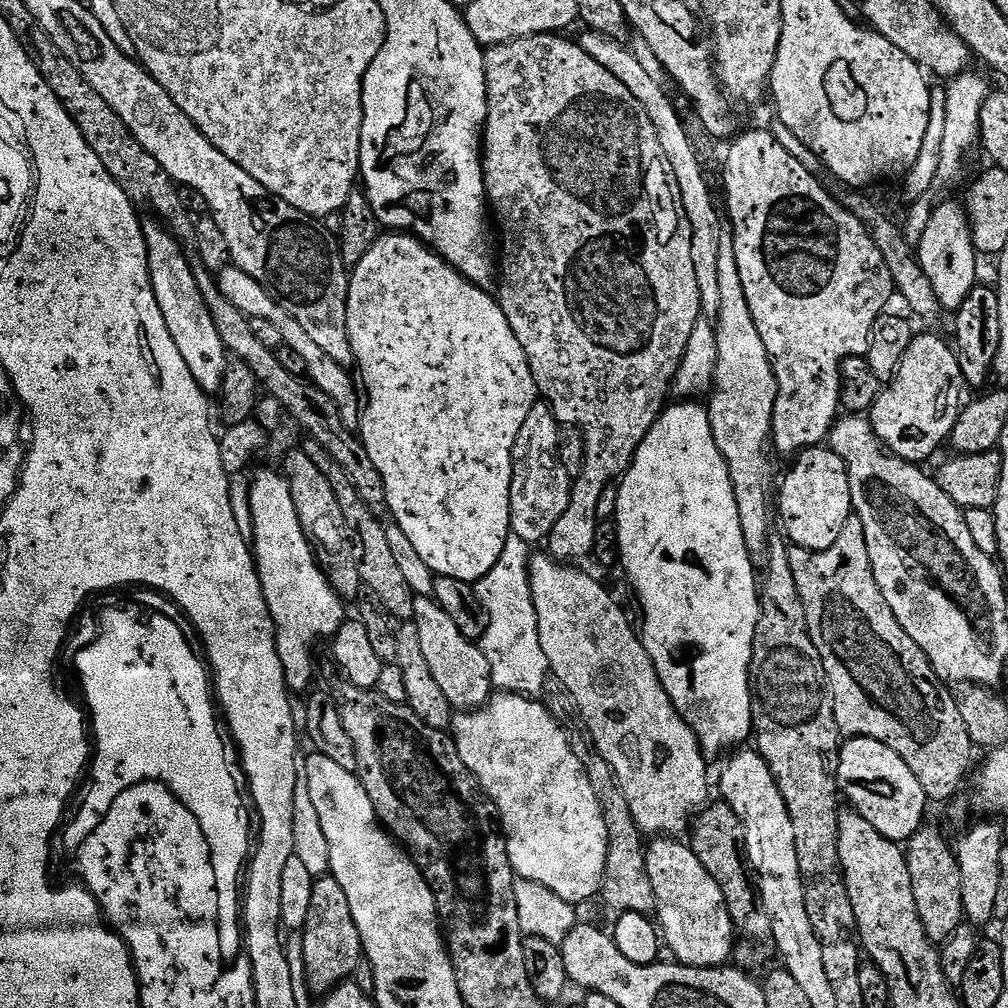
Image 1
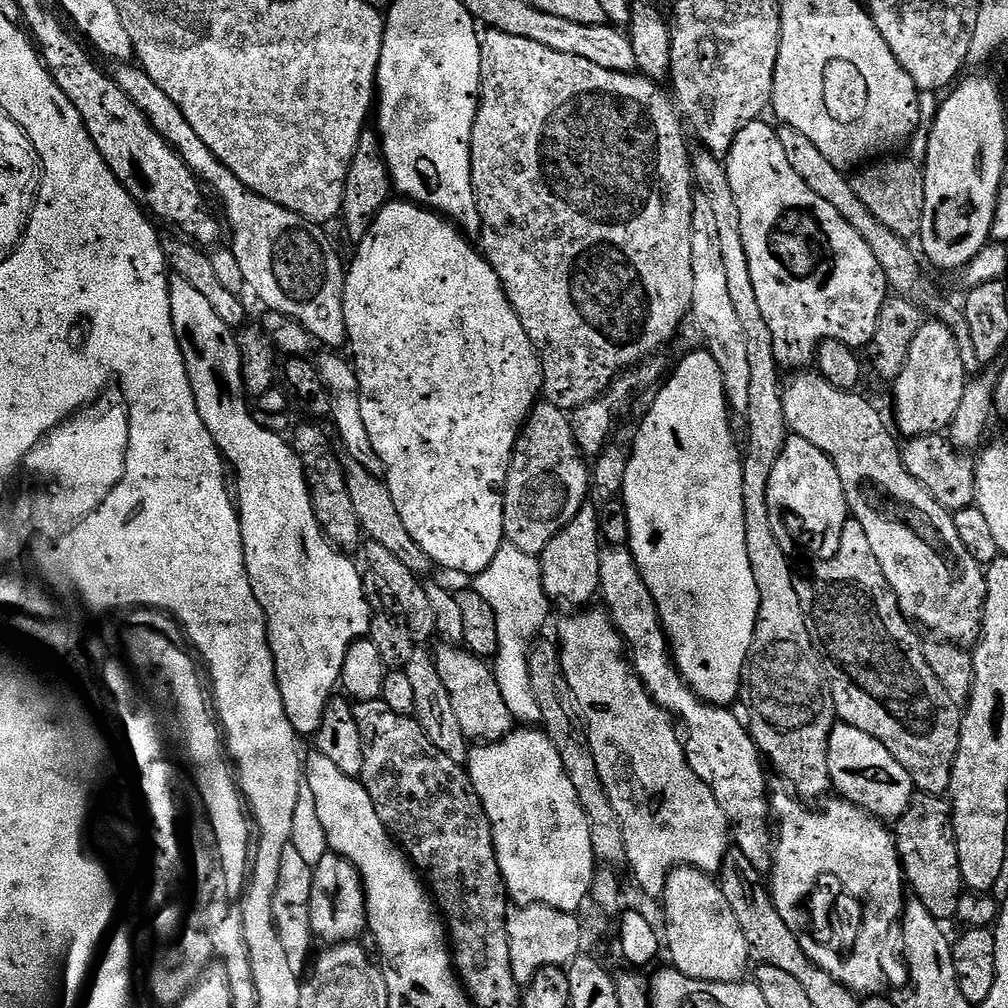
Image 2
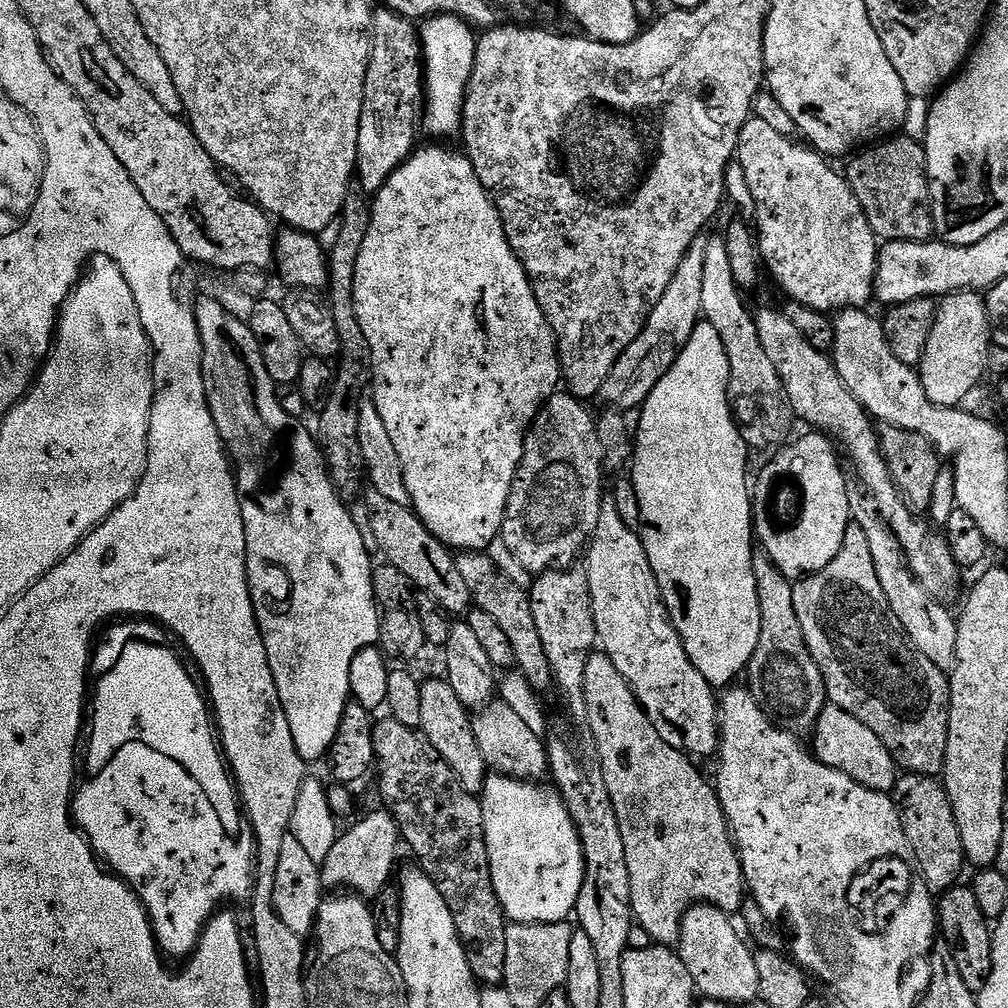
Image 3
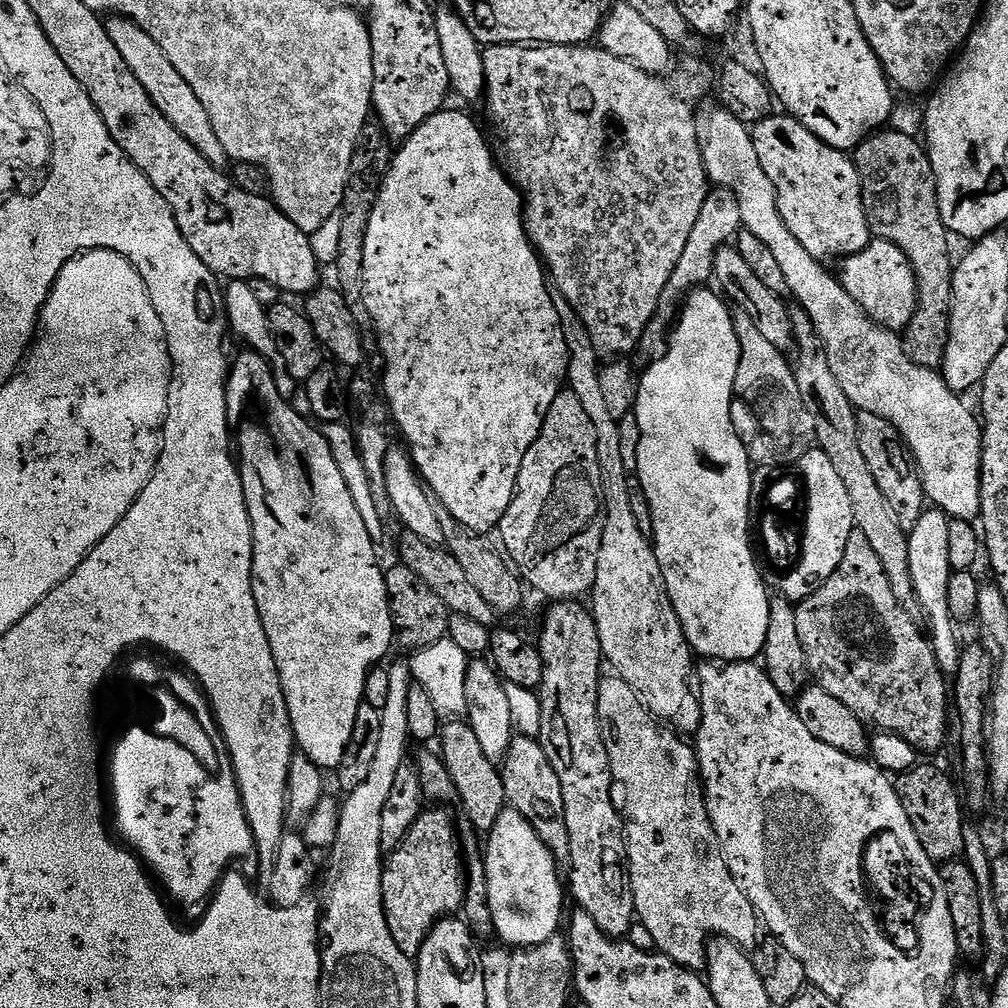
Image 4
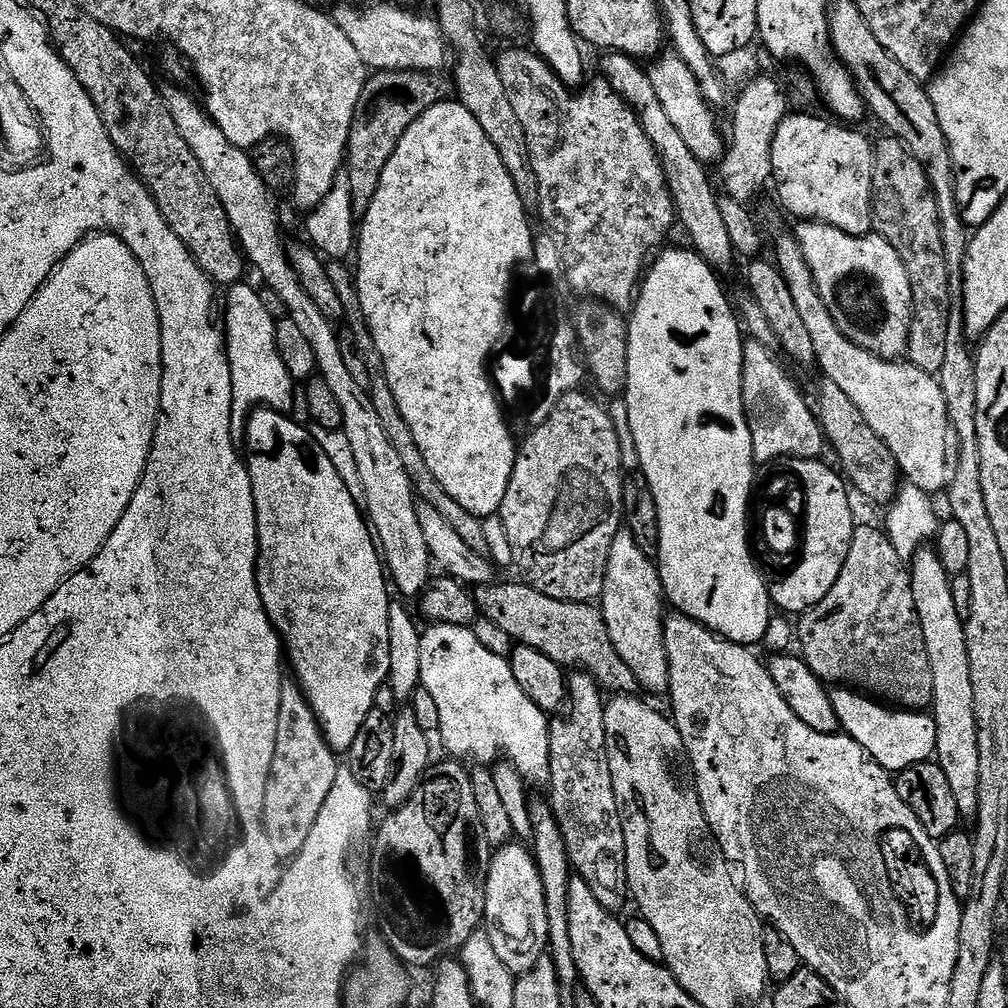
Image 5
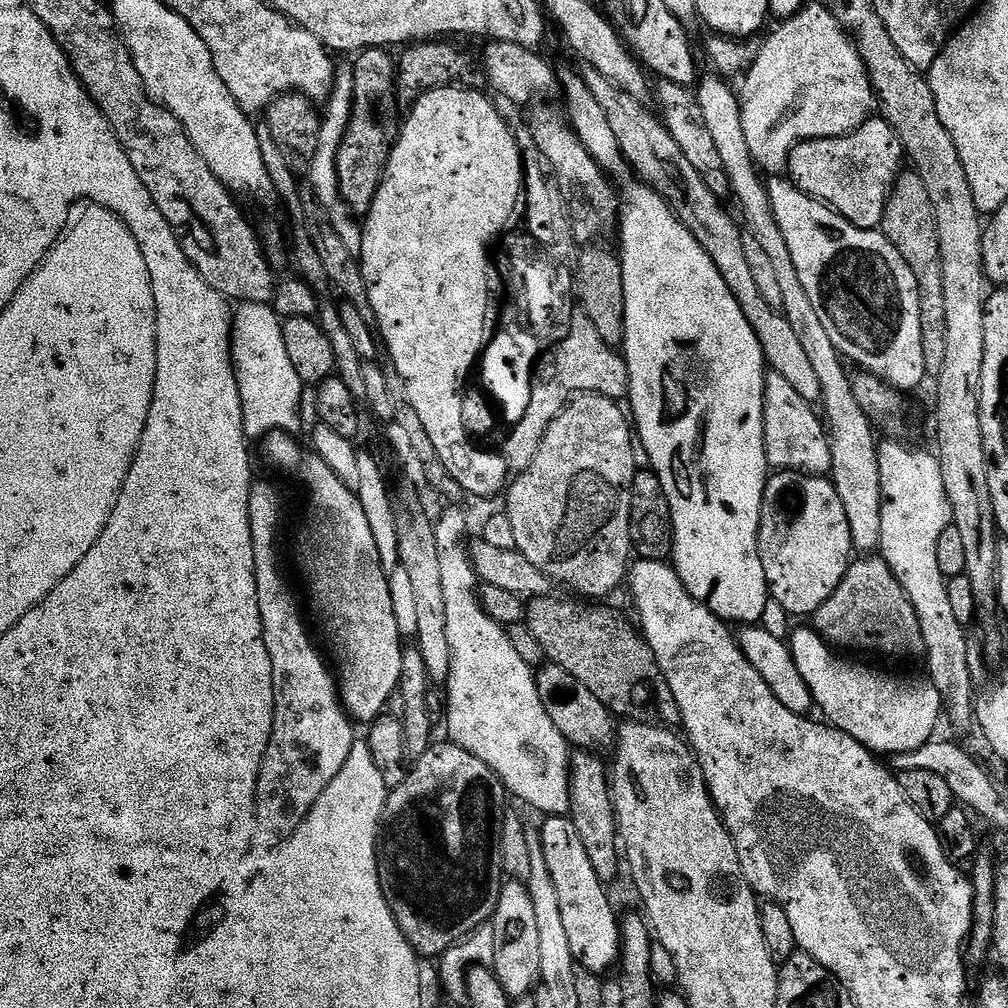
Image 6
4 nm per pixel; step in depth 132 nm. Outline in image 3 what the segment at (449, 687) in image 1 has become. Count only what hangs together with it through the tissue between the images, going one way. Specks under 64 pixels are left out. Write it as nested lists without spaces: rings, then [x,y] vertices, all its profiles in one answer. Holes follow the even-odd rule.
[[[493,702],[487,708],[477,711],[472,716],[474,738],[478,742],[478,750],[482,750],[482,758],[493,773],[502,776],[512,776],[525,782],[543,781],[543,776],[549,775],[548,749],[545,741],[510,706],[503,702]]]

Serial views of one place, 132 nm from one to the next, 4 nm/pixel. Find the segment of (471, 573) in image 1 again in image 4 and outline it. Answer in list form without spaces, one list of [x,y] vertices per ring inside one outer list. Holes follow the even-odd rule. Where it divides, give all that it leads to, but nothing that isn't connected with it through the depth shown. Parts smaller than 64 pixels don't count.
[[[448,111],[436,112],[426,123],[418,126],[418,130],[414,130],[414,134],[410,134],[399,145],[392,157],[392,165],[382,182],[378,202],[370,214],[370,226],[366,230],[362,305],[372,319],[376,344],[384,359],[384,396],[388,399],[388,408],[404,435],[403,443],[410,449],[411,461],[421,481],[438,503],[446,506],[446,510],[450,510],[450,514],[454,514],[454,518],[462,522],[462,526],[477,534],[488,534],[506,514],[516,489],[522,458],[526,458],[526,450],[530,450],[534,438],[542,430],[550,402],[554,402],[554,398],[565,387],[569,350],[564,326],[551,302],[546,269],[536,249],[532,247],[532,241],[528,239],[528,231],[524,229],[524,206],[519,191],[508,179],[497,157],[496,160],[492,157],[479,126],[464,112]]]

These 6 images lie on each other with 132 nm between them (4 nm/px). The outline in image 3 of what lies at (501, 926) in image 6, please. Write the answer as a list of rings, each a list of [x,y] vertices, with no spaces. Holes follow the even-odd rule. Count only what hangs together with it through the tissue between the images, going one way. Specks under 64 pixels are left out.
[[[499,774],[489,775],[484,782],[484,791],[479,793],[478,799],[482,806],[482,818],[484,819],[484,837],[486,838],[486,850],[488,851],[488,861],[490,862],[490,874],[492,875],[492,885],[498,894],[498,902],[502,906],[505,917],[513,924],[559,924],[567,921],[576,911],[578,894],[582,890],[584,881],[584,851],[580,835],[576,829],[576,823],[570,818],[568,807],[565,806],[563,798],[555,787],[548,789],[540,788],[539,783],[516,780],[512,776],[502,776]]]

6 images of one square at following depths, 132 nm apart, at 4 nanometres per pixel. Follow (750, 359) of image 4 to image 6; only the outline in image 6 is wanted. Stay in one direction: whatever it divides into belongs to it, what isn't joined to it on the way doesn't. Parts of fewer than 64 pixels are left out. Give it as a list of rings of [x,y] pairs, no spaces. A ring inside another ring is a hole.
[[[773,371],[764,378],[764,445],[768,467],[776,472],[804,472],[807,476],[822,477],[831,473],[832,446],[825,421],[782,374]]]

